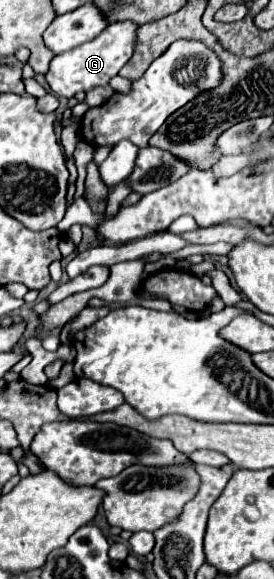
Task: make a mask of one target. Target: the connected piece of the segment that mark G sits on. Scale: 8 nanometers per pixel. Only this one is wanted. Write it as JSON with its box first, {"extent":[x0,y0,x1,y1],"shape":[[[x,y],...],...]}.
{"extent":[45,21,137,97],"shape":[[[131,21],[123,23],[111,23],[103,33],[99,33],[93,41],[83,43],[81,47],[75,47],[75,51],[67,51],[63,55],[53,57],[49,63],[49,71],[45,75],[49,87],[59,97],[75,97],[81,91],[91,91],[95,87],[105,87],[109,81],[121,71],[121,67],[129,61],[133,47],[135,47],[135,29],[137,25]]]}

